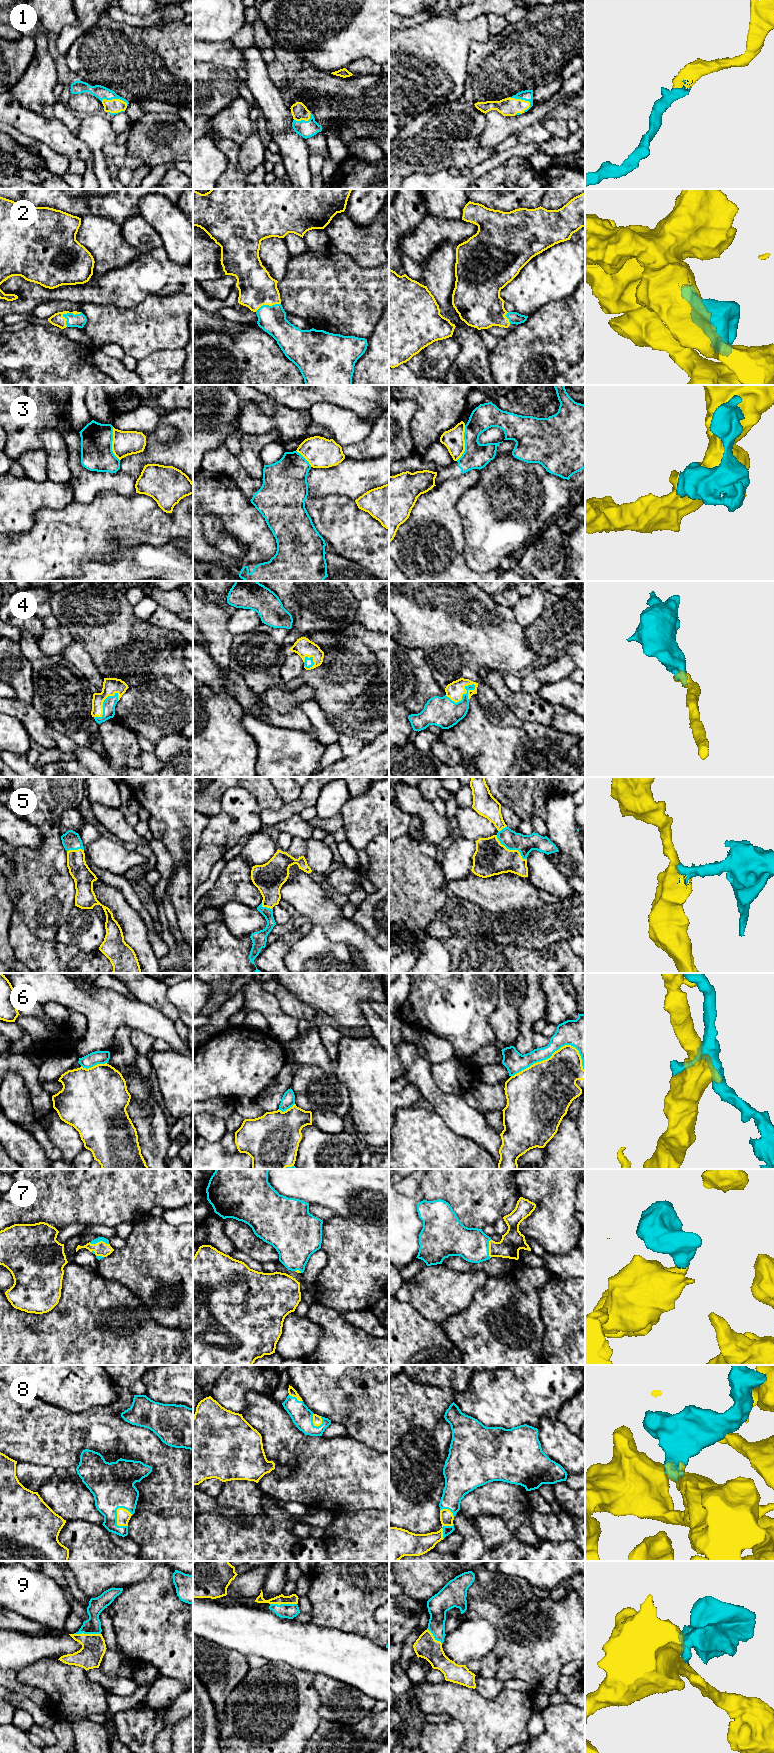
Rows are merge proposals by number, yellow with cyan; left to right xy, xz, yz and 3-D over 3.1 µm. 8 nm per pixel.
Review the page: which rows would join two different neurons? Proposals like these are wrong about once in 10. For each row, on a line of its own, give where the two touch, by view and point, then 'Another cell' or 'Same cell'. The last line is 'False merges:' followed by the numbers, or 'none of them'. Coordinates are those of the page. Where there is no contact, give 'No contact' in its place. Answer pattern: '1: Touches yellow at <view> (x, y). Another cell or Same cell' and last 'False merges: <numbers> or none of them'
1: Touches yellow at yz (522, 100). Same cell
2: Touches yellow at xy (66, 313). Same cell
3: Touches yellow at yz (464, 443). Another cell
4: Touches yellow at yz (461, 698). Same cell
5: Touches yellow at yz (511, 850). Same cell
6: Touches yellow at yz (553, 1053). Another cell
7: Touches yellow at xy (99, 1242). Same cell
8: Touches yellow at xy (117, 1521). Same cell
9: Touches yellow at xy (87, 1634). Same cell
False merges: 3, 6

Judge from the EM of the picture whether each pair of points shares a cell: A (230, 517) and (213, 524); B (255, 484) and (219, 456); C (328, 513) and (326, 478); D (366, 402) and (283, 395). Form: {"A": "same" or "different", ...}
{"A": "different", "B": "same", "C": "different", "D": "same"}

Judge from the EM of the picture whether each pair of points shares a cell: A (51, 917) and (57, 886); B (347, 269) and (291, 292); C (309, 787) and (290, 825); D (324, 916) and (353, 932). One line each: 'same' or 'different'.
A: same
B: same
C: different
D: same

